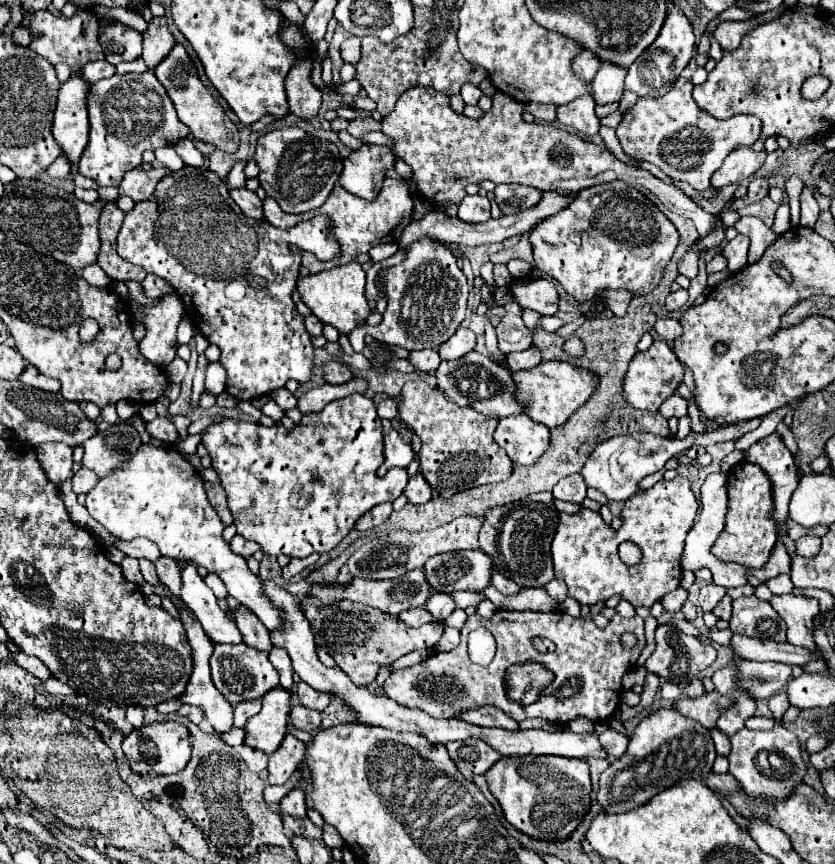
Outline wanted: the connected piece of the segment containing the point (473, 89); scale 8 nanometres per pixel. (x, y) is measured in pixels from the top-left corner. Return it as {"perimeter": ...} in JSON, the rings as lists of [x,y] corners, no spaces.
{"perimeter":[[[466,83],[466,85],[462,87],[460,95],[462,95],[462,99],[464,99],[466,105],[476,105],[478,99],[482,97],[482,91],[480,91],[480,87],[476,87],[476,85],[472,85],[472,83]]]}

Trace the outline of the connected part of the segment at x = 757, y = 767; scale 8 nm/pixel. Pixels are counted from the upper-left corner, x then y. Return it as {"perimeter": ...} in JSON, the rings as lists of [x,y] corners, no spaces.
{"perimeter":[[[780,723],[774,725],[770,731],[750,731],[740,729],[730,737],[732,741],[732,753],[728,755],[730,761],[730,775],[734,775],[742,787],[746,787],[746,793],[754,797],[766,797],[772,801],[782,801],[792,793],[794,785],[802,783],[802,777],[806,773],[806,765],[800,757],[800,743],[798,737],[784,729]]]}

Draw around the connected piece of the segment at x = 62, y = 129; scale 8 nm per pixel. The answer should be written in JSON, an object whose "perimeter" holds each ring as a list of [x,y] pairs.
{"perimeter":[[[80,73],[72,75],[66,83],[62,83],[58,91],[52,135],[62,147],[62,153],[70,157],[72,163],[78,163],[78,157],[88,143],[88,93],[90,83],[84,81]]]}

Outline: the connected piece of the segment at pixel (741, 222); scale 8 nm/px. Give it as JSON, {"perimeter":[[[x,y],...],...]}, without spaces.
{"perimeter":[[[752,215],[740,217],[734,227],[738,229],[738,233],[750,237],[750,261],[758,261],[764,255],[764,251],[770,247],[770,243],[774,243],[776,239],[772,229],[768,229],[758,217]]]}

